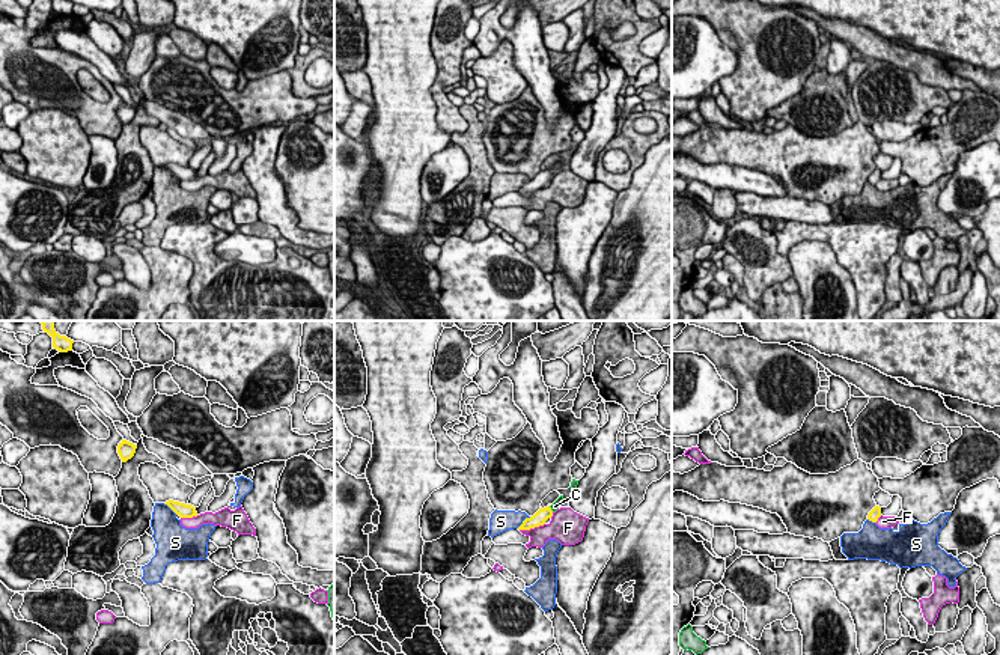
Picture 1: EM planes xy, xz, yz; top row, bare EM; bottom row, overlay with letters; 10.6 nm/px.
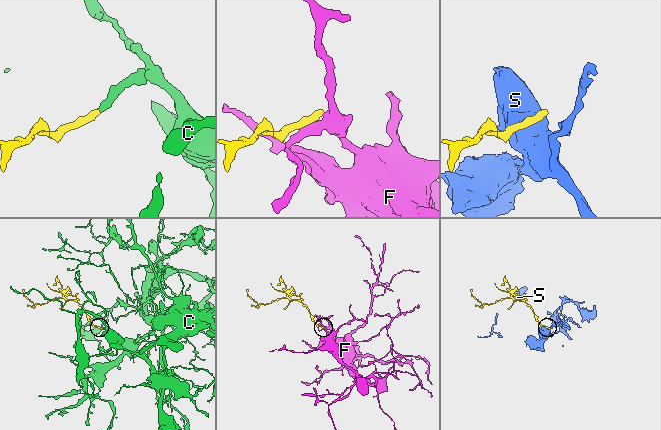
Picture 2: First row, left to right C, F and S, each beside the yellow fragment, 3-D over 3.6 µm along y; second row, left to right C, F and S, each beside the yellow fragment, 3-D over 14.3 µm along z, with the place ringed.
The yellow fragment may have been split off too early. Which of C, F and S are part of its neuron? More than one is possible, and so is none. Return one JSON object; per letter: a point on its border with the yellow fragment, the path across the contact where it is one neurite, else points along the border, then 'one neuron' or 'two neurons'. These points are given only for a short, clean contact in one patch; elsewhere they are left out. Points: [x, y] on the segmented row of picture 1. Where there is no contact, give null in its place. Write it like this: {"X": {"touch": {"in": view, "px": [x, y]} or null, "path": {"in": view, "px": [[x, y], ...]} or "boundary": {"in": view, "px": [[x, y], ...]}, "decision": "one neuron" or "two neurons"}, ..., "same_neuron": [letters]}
{"C": {"touch": {"in": "xz", "px": [550, 509]}, "path": {"in": "xz", "px": [[539, 518], [550, 509], [554, 506]]}, "decision": "one neuron"}, "F": {"touch": {"in": "xz", "px": [532, 527]}, "decision": "two neurons"}, "S": {"touch": {"in": "xz", "px": [523, 521]}, "decision": "two neurons"}, "same_neuron": ["C"]}

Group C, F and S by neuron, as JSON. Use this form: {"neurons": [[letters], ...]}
{"neurons": [["C"], ["F"], ["S"]]}

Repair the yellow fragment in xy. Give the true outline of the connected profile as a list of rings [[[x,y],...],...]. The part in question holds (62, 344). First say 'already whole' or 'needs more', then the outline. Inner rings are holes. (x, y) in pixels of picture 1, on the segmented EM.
already whole; [[[41,321],[42,330],[53,337],[53,348],[60,351],[60,352],[72,351],[74,340],[68,339],[66,336],[60,336],[54,330],[54,322],[56,321]]]

